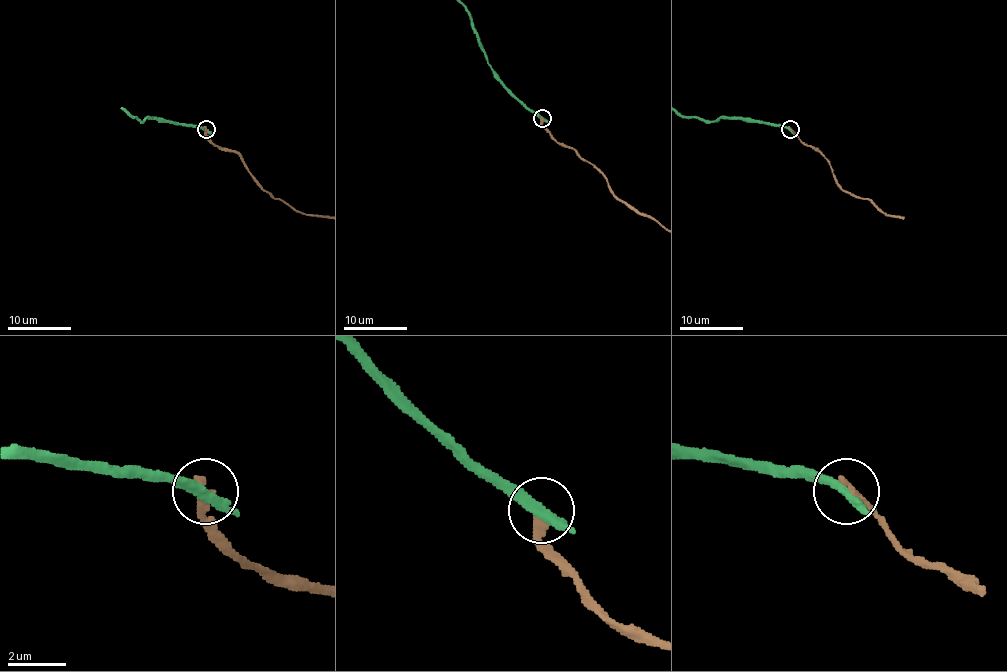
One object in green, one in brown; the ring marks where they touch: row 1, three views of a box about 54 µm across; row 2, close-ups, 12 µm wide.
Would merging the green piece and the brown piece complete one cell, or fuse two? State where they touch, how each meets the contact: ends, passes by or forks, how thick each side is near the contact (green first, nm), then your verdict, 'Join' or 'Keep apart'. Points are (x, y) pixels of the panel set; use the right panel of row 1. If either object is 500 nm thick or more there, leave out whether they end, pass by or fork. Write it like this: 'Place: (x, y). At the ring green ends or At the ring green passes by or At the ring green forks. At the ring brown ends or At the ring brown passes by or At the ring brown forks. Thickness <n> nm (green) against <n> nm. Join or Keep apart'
Place: (790, 129). At the ring green passes by. At the ring brown ends. Thickness 320 nm (green) against 280 nm. Keep apart

